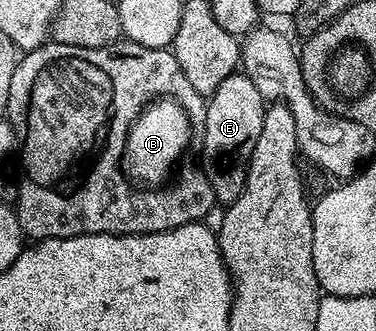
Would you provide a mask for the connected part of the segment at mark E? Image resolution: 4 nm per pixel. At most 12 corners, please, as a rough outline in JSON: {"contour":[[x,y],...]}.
{"contour":[[246,73],[206,100],[201,166],[233,202],[267,107]]}

